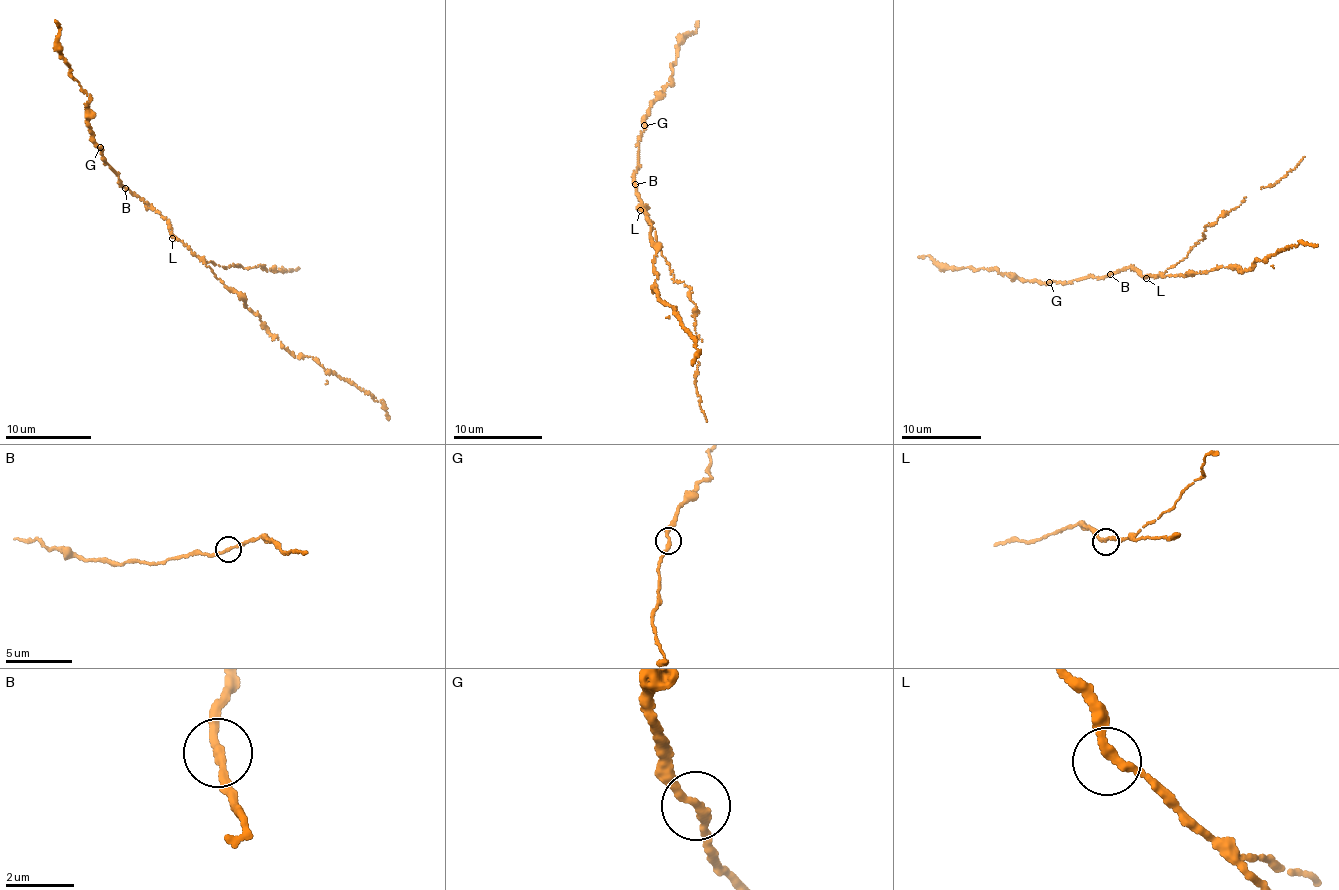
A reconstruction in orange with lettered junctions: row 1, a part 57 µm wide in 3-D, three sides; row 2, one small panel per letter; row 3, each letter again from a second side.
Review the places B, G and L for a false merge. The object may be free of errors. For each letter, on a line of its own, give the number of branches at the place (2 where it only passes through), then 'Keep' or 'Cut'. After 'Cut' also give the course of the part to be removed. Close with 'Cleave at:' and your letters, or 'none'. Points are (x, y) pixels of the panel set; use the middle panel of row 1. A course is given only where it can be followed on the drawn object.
B: Branches: 2. Keep
G: Branches: 2. Keep
L: Branches: 2. Keep
Cleave at: none

